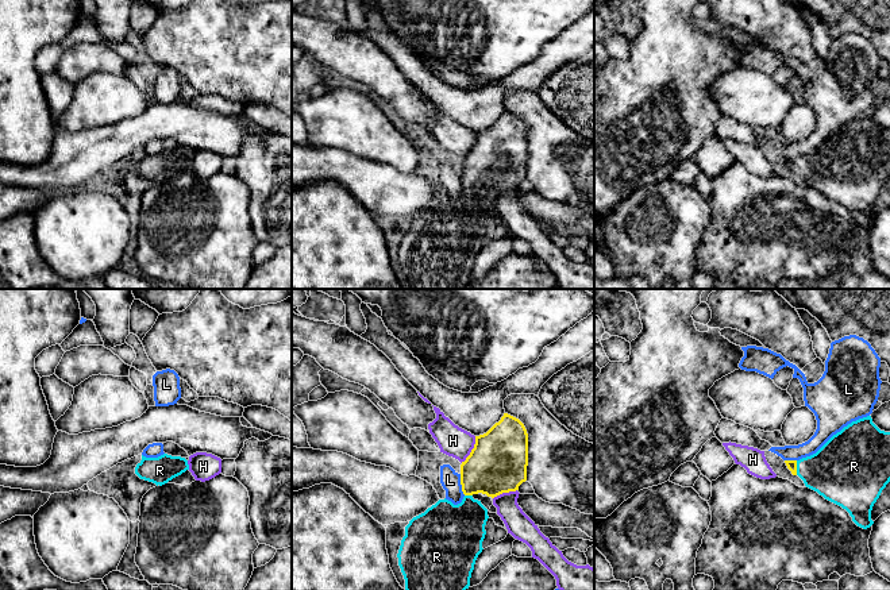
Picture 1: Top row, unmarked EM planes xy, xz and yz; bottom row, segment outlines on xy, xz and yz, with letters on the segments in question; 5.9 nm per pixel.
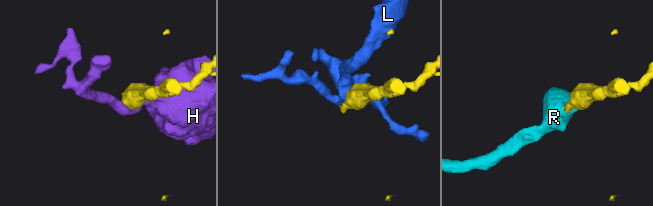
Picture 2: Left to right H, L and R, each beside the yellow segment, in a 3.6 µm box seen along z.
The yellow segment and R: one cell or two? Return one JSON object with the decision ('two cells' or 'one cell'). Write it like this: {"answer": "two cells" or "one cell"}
{"answer": "one cell"}

